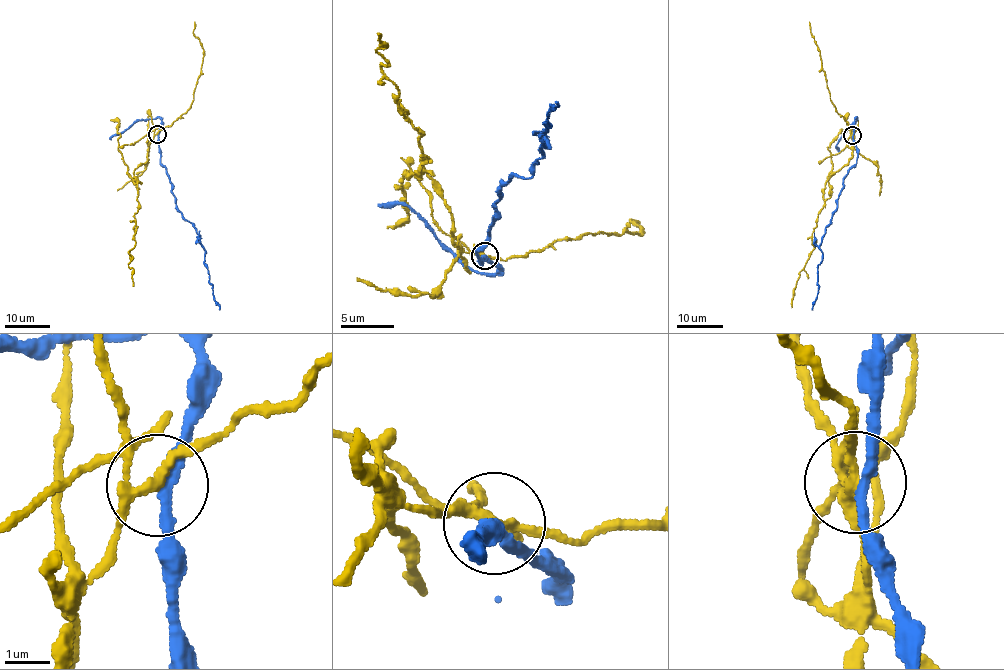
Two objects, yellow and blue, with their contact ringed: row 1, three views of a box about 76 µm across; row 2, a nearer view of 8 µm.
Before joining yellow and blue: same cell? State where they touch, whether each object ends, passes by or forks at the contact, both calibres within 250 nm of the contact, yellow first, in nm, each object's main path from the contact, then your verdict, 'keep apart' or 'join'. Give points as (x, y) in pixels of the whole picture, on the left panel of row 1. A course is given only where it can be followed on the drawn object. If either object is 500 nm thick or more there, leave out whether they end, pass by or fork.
at (157, 134); yellow forks there; blue passes by; 170 nm thick on the yellow side, 240 nm on the other; yellow runs (157, 133), (147, 161), (134, 173), (138, 209), (134, 214), (135, 247), (129, 253), (132, 286); blue runs (157, 134), (160, 163), (169, 178), (176, 208), (192, 223), (199, 236), (209, 282), (219, 310); keep apart

